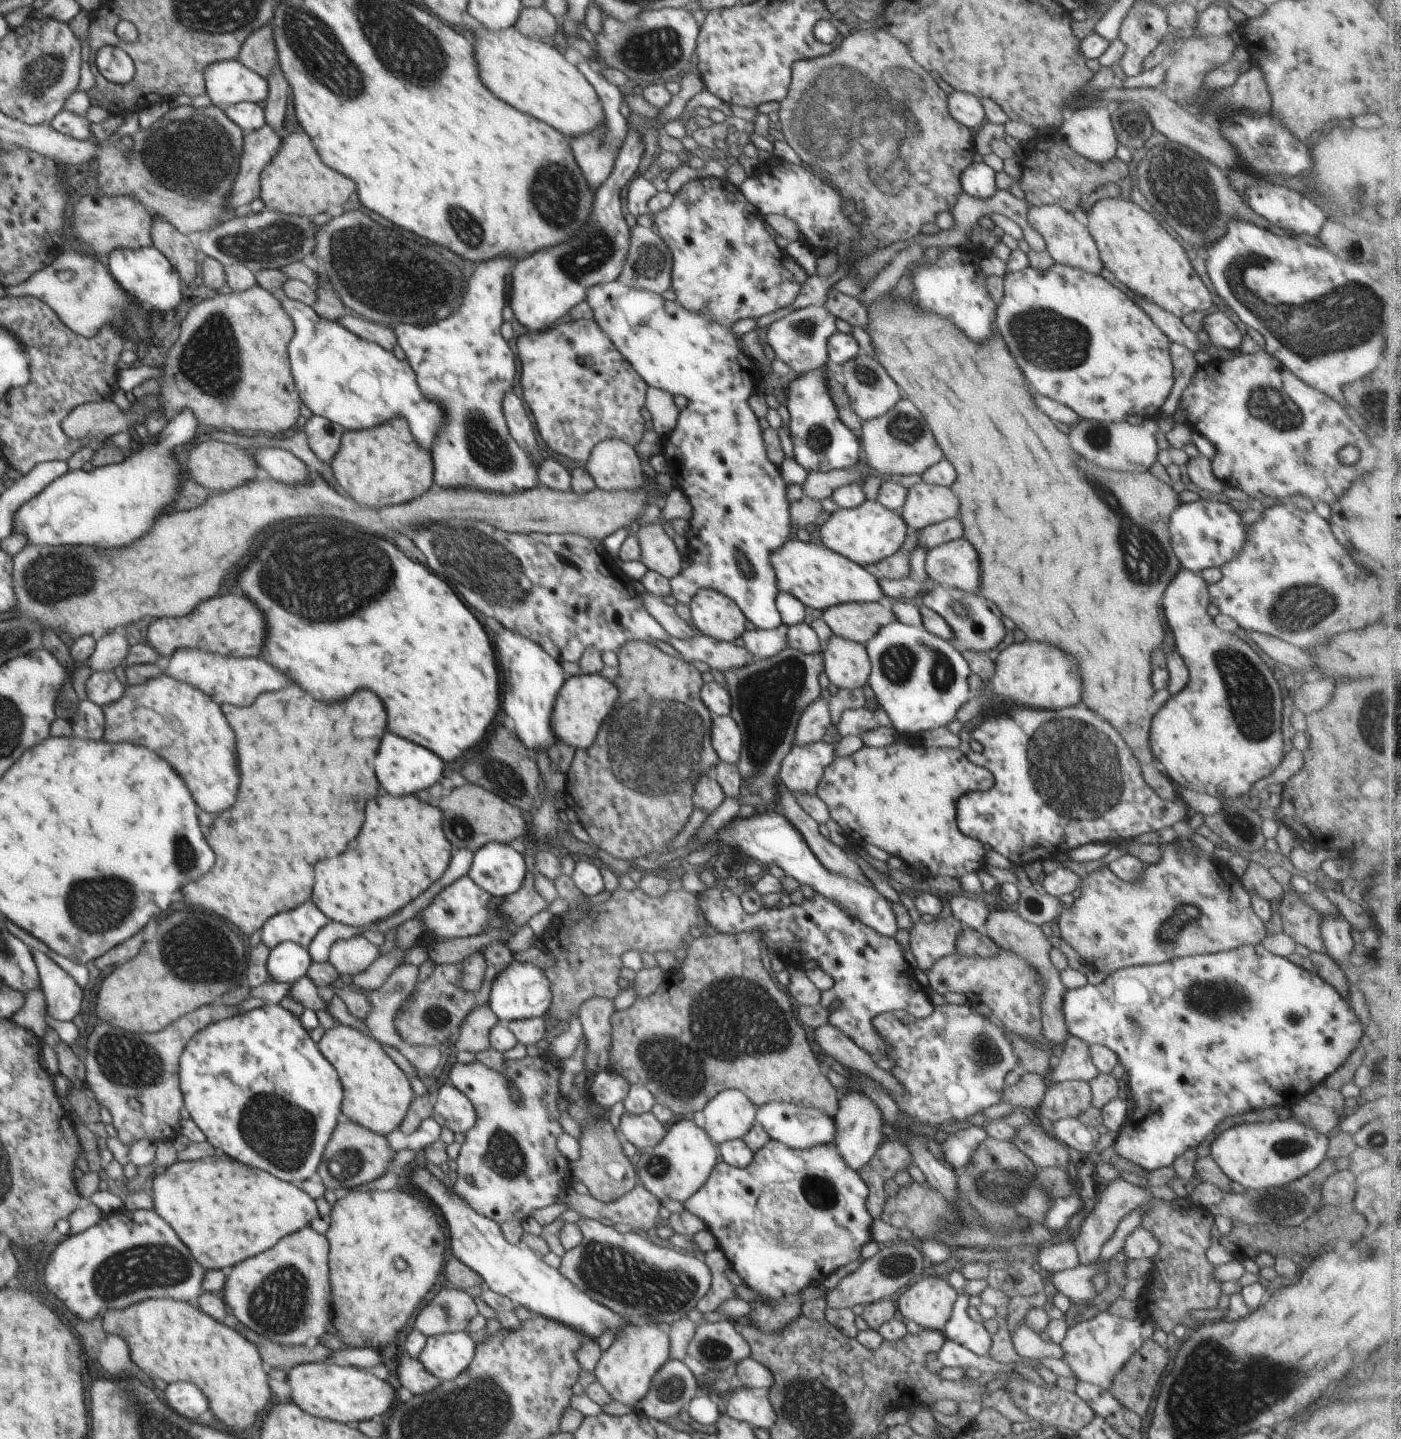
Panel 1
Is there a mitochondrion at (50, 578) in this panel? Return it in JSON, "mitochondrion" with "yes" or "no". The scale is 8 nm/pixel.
{"mitochondrion":"yes"}

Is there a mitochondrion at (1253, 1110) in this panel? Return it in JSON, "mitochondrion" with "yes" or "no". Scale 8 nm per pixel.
{"mitochondrion":"no"}

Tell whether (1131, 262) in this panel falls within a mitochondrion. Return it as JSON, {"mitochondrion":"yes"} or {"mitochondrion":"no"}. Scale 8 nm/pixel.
{"mitochondrion":"no"}

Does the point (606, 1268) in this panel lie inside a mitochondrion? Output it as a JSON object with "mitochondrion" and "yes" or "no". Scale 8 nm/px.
{"mitochondrion":"yes"}

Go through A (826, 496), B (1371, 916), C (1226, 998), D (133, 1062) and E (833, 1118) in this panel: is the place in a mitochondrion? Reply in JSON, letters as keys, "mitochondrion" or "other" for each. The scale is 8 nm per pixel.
{"A":"other","B":"other","C":"mitochondrion","D":"mitochondrion","E":"other"}

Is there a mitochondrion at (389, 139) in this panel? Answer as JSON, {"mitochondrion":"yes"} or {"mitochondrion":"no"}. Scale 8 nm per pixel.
{"mitochondrion":"no"}

